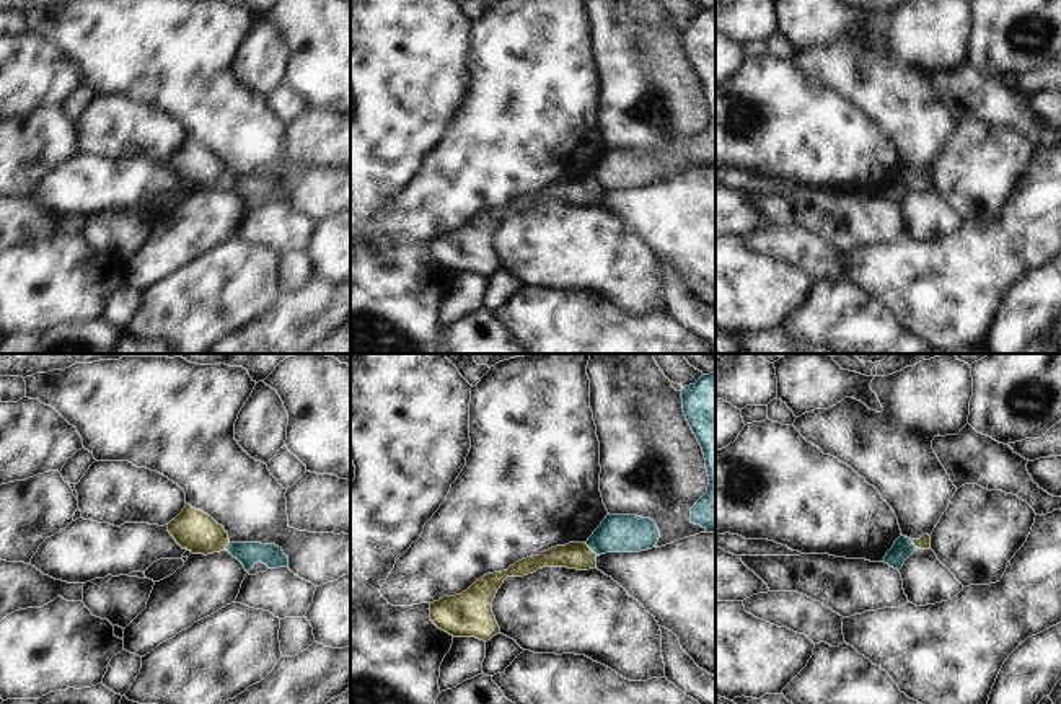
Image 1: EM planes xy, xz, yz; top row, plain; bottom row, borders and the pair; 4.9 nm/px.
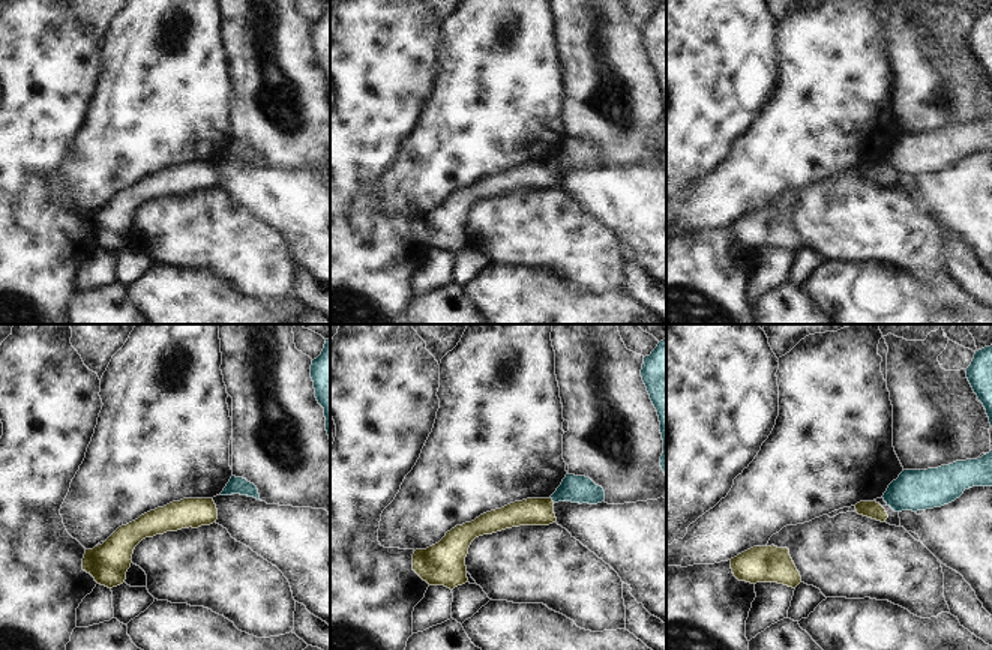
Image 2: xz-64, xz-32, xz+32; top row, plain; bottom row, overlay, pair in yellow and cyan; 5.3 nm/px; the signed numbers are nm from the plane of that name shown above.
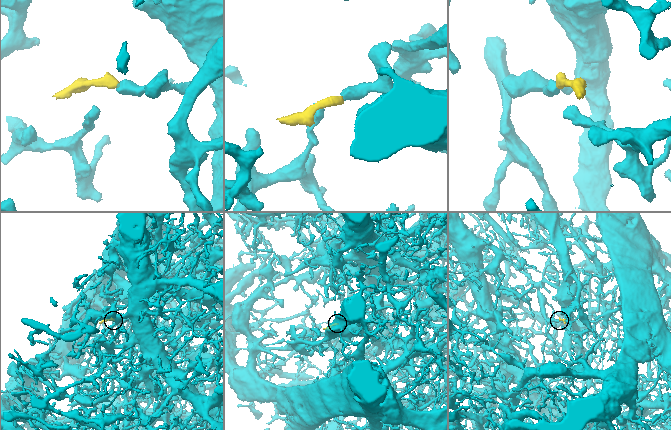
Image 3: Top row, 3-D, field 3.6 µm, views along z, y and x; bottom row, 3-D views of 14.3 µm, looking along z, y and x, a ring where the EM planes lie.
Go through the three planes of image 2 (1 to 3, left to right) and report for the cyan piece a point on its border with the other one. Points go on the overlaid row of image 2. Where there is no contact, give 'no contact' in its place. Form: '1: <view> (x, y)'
1: no contact
2: xz-32 (551, 500)
3: no contact

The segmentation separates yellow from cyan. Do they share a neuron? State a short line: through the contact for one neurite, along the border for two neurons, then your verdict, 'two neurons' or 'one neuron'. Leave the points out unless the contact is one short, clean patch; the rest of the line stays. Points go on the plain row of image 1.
xz (584, 178), (597, 189) | two neurons

